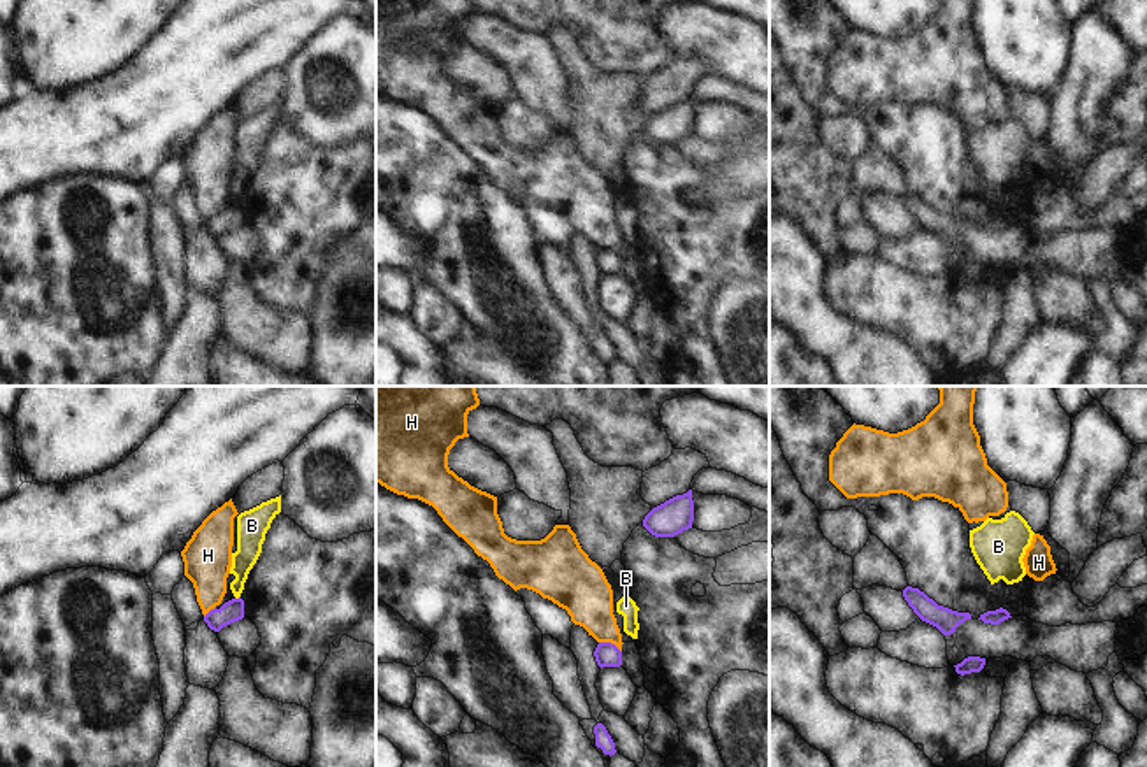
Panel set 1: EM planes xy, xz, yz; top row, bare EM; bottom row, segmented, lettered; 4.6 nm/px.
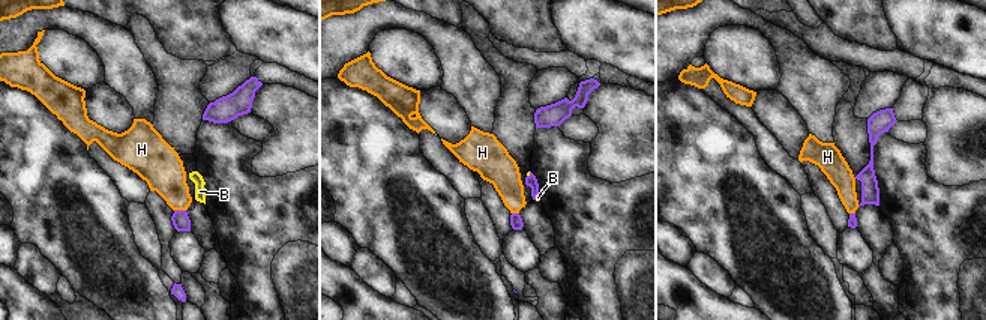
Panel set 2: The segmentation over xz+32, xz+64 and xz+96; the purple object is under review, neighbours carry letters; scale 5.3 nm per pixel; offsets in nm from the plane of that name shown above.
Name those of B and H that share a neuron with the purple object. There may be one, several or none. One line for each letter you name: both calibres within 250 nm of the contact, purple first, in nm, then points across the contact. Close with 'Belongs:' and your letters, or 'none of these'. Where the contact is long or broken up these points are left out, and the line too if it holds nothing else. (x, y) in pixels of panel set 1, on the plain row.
Belongs: none of these

